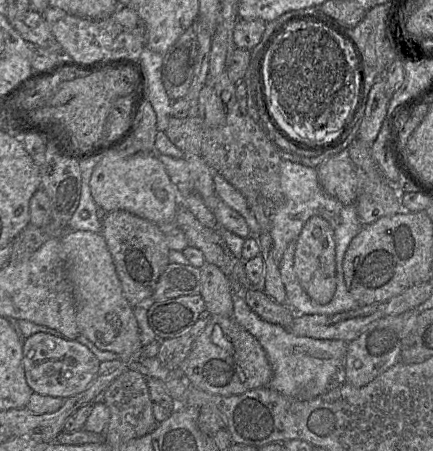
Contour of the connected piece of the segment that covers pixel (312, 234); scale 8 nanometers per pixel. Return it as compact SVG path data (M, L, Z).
M312 216L304 224L296 240L294 272L305 292L319 304L329 303L336 291L334 232L327 220Z

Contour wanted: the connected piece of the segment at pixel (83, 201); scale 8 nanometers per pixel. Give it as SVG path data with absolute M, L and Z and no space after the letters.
M93 156L89 159L79 161L81 195L79 205L68 222L69 230L85 230L101 233L101 221L97 214L98 206L92 197L90 188L90 179L100 158L101 156Z

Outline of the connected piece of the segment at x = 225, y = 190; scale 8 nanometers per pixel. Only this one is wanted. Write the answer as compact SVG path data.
M215 174L213 181L216 194L220 200L245 218L251 233L249 237L257 238L261 229L252 210L248 206L246 198L220 174Z

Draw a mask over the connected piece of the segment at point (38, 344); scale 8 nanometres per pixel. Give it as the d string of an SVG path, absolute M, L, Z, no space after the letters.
M38 332L25 339L23 367L28 385L33 392L67 399L86 390L98 373L100 361L77 340Z

